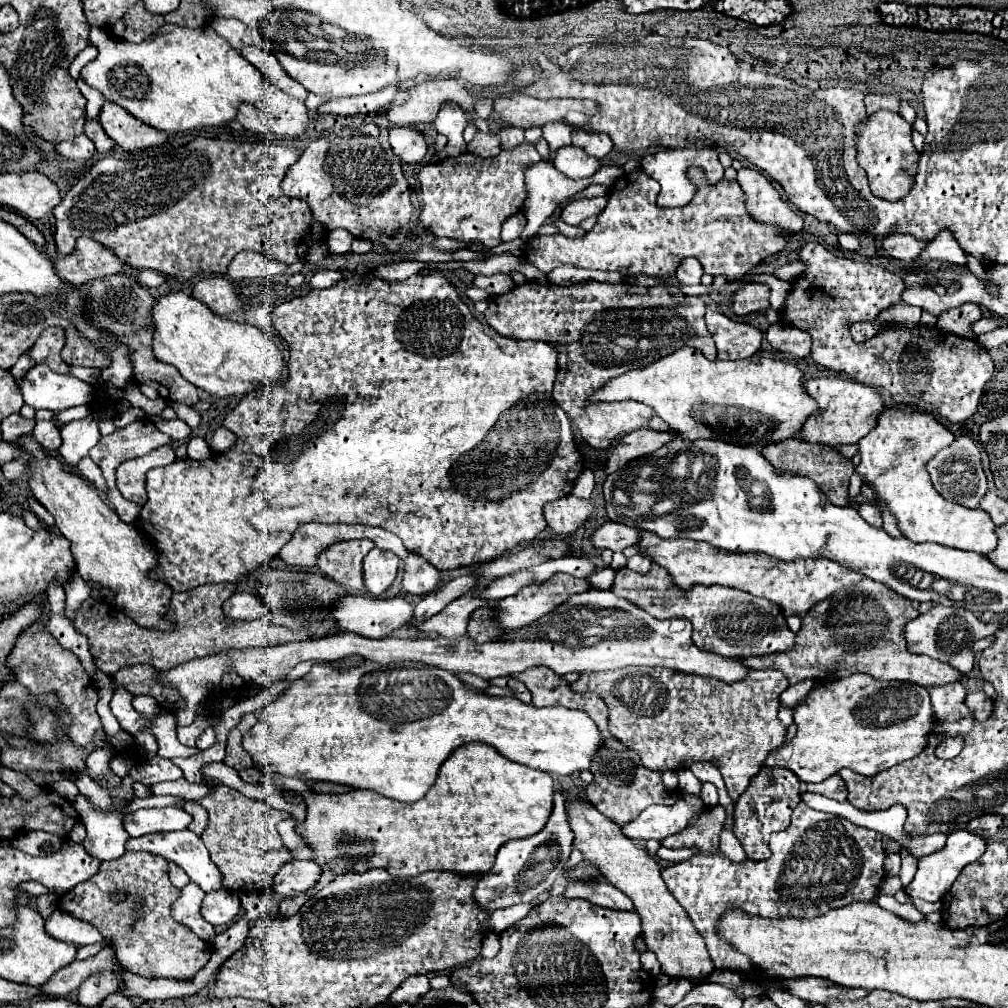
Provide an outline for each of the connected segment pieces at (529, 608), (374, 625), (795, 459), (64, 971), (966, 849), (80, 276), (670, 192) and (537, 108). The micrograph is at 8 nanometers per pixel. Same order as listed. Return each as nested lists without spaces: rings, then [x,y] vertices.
[[[556,573],[552,579],[544,583],[532,583],[524,587],[518,595],[500,599],[498,603],[500,623],[506,629],[528,627],[536,619],[542,619],[542,615],[554,611],[558,603],[570,599],[570,595],[578,595],[588,589],[590,585],[586,579],[576,579],[566,573]]]
[[[348,595],[336,603],[334,613],[336,613],[336,623],[342,631],[352,631],[352,633],[358,633],[362,637],[380,639],[380,637],[388,637],[396,627],[410,623],[412,605],[402,597],[372,599],[372,597],[364,597],[364,595]]]
[[[794,437],[794,439],[786,439],[782,443],[772,443],[772,445],[764,447],[762,455],[780,471],[794,471],[794,473],[810,477],[826,493],[826,497],[832,503],[848,505],[848,481],[854,473],[854,465],[850,463],[850,459],[836,453],[830,445],[822,445],[822,443],[818,445],[818,443],[810,443],[810,441]]]
[[[106,947],[98,955],[94,955],[90,959],[72,961],[70,965],[58,969],[48,979],[48,983],[40,989],[40,993],[52,995],[52,997],[66,997],[68,993],[78,989],[80,983],[84,979],[88,979],[92,973],[98,973],[98,971],[104,971],[104,969],[112,969],[112,959],[114,959],[114,951],[112,951],[112,947]]]
[[[966,829],[952,831],[948,835],[948,843],[942,851],[922,857],[922,861],[918,863],[916,877],[906,887],[906,893],[910,897],[918,897],[918,899],[924,899],[924,901],[942,901],[944,895],[950,891],[952,883],[956,881],[958,873],[962,871],[962,867],[976,861],[976,859],[980,859],[982,851],[986,851],[986,845],[988,845],[988,841],[982,839],[982,835],[970,835],[970,831],[966,831]]]
[[[80,237],[76,243],[78,247],[72,255],[54,261],[56,271],[62,279],[80,285],[94,279],[104,279],[108,275],[118,275],[124,271],[126,265],[122,263],[122,259],[118,259],[114,251],[110,251],[96,239]]]
[[[702,147],[702,149],[664,149],[664,151],[658,151],[658,153],[646,155],[642,159],[642,169],[652,179],[656,179],[662,185],[662,191],[658,195],[658,205],[660,207],[682,207],[682,205],[690,203],[696,187],[688,181],[686,171],[692,165],[702,167],[706,171],[706,177],[708,177],[710,183],[718,183],[722,179],[722,175],[724,175],[724,167],[720,165],[718,151],[714,147]]]
[[[528,95],[512,97],[494,97],[494,111],[502,115],[508,127],[542,127],[550,121],[562,121],[568,111],[580,109],[586,115],[596,111],[592,101],[574,101],[574,99],[536,99]]]

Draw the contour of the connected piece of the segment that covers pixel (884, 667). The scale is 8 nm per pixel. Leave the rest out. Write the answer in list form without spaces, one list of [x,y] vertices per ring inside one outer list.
[[[864,579],[858,585],[836,591],[836,595],[816,603],[802,619],[802,629],[796,633],[796,645],[792,647],[792,651],[766,657],[746,657],[742,659],[742,663],[752,669],[778,669],[786,675],[790,685],[802,679],[842,679],[854,673],[868,673],[880,681],[910,681],[924,687],[944,687],[960,681],[962,673],[954,671],[954,667],[950,667],[948,663],[938,663],[928,655],[914,655],[908,651],[904,627],[918,615],[920,611],[912,607],[910,599],[898,595],[896,591],[890,591],[890,587],[886,587],[884,583]]]

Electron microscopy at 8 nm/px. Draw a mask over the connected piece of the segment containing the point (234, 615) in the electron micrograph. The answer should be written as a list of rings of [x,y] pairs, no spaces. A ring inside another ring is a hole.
[[[234,593],[224,603],[224,615],[228,621],[252,621],[266,613],[266,607],[260,597],[250,593]]]

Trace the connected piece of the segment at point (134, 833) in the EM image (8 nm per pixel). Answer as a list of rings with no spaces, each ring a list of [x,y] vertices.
[[[182,807],[138,809],[124,817],[124,829],[130,837],[142,837],[160,831],[180,831],[192,823],[192,815]]]

